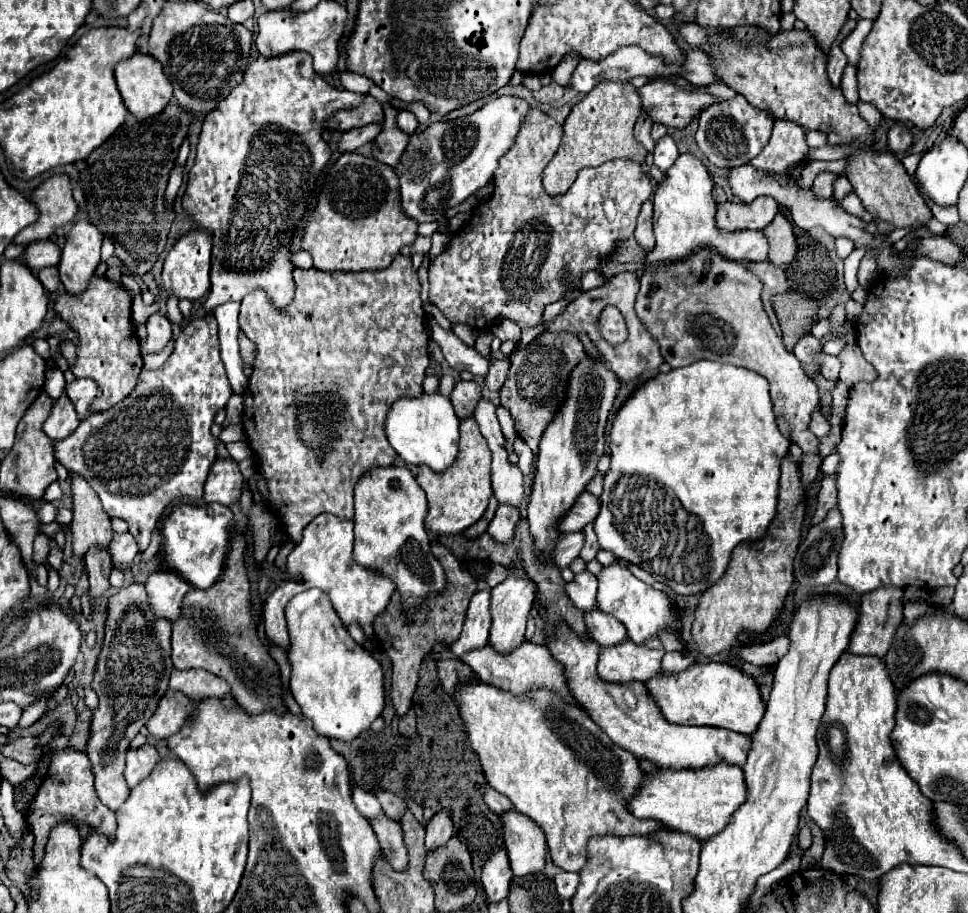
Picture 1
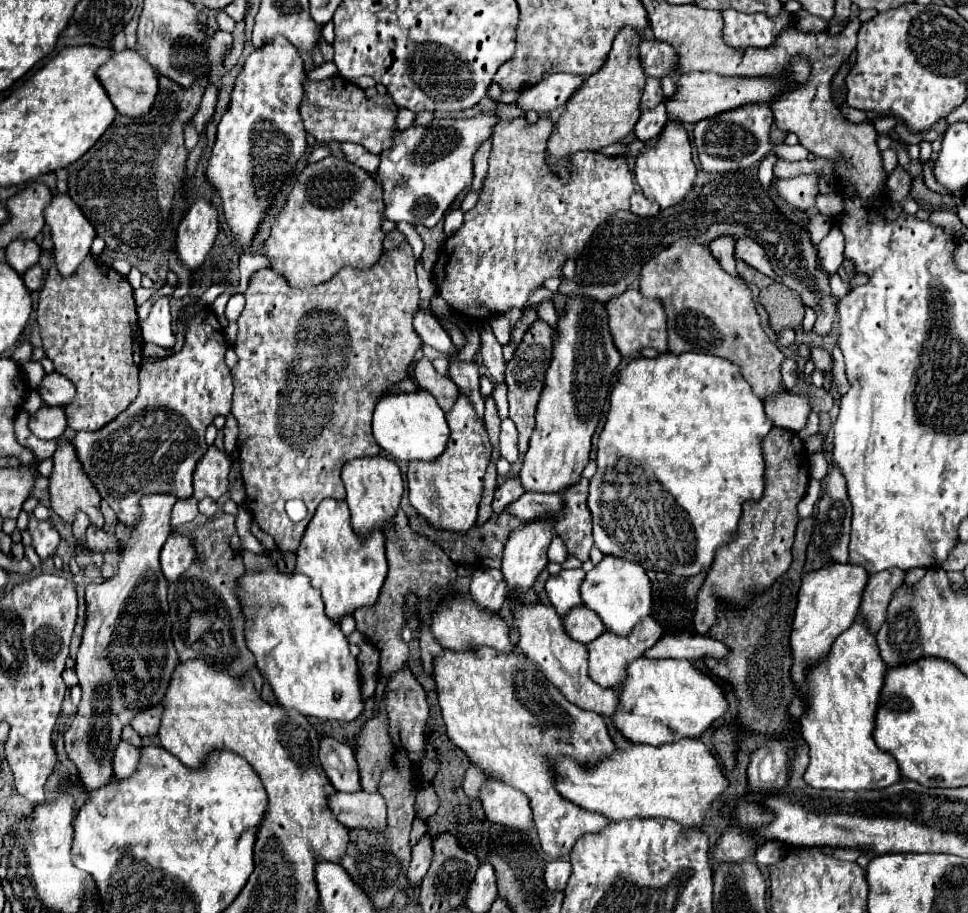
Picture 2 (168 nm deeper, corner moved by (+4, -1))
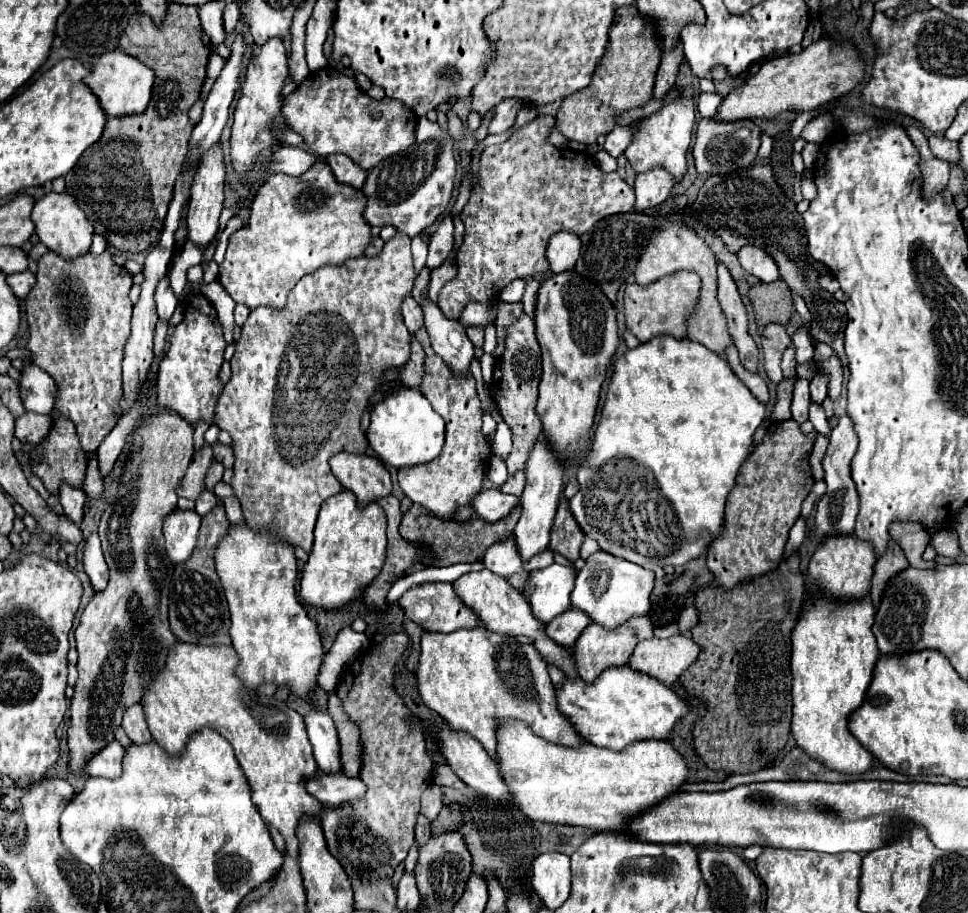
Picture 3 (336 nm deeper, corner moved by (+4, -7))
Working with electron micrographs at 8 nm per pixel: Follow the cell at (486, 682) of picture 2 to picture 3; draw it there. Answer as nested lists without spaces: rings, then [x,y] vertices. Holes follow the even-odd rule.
[[[478,627],[458,629],[450,635],[424,633],[420,647],[420,667],[416,677],[424,703],[440,713],[448,727],[466,731],[478,739],[494,761],[498,761],[496,727],[502,719],[526,721],[538,737],[556,745],[572,749],[588,745],[568,717],[558,711],[556,689],[550,681],[548,667],[530,643],[520,645],[514,637],[496,635],[486,627]]]

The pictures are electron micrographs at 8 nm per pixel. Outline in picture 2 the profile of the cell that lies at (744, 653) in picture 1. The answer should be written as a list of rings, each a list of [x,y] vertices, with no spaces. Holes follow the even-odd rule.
[[[666,633],[656,645],[644,651],[644,657],[650,659],[702,659],[702,657],[726,657],[726,645],[712,637],[696,635],[696,633]]]

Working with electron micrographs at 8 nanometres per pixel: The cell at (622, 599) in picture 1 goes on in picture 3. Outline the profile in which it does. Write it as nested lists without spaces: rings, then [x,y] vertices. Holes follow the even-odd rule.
[[[598,551],[586,561],[586,567],[578,571],[576,587],[572,591],[572,607],[590,615],[592,621],[606,629],[618,629],[626,619],[646,615],[650,611],[650,593],[654,587],[654,573],[634,565],[626,559]]]

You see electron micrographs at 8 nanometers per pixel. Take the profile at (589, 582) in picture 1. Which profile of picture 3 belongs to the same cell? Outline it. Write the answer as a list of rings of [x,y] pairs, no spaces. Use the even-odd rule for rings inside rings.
[[[556,563],[530,573],[524,595],[528,597],[534,615],[542,619],[542,623],[550,623],[556,615],[570,609],[570,593],[574,589],[574,579],[576,569]]]

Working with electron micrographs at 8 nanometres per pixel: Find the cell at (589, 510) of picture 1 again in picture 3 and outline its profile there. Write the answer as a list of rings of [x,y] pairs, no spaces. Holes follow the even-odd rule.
[[[486,489],[472,499],[472,507],[476,509],[476,515],[484,521],[496,523],[498,519],[510,515],[514,507],[520,507],[520,497],[504,495],[500,489]]]

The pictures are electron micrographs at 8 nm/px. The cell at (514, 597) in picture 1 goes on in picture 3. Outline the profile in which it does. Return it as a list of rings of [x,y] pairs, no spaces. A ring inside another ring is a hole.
[[[542,435],[538,437],[524,471],[526,471],[526,489],[520,497],[522,499],[522,515],[514,529],[514,543],[516,543],[516,551],[518,551],[520,559],[530,561],[534,555],[548,549],[550,531],[552,531],[558,499],[562,493],[562,485],[564,485],[562,483],[562,465],[554,457],[554,453],[550,453],[550,447],[542,441]]]

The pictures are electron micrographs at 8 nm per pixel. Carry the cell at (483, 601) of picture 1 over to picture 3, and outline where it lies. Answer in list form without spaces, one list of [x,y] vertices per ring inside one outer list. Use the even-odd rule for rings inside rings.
[[[510,537],[508,541],[502,543],[494,543],[486,555],[484,555],[484,569],[492,571],[494,575],[500,575],[504,579],[508,579],[510,575],[516,573],[530,573],[522,567],[518,551],[514,549],[514,539]]]

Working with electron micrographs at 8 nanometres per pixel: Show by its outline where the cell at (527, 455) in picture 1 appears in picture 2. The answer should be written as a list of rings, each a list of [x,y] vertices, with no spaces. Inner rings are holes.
[[[510,419],[502,421],[502,431],[500,431],[500,455],[508,459],[510,463],[518,461],[518,431],[516,425]]]

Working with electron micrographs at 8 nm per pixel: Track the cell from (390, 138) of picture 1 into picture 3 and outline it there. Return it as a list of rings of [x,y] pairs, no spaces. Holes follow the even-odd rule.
[[[342,153],[328,155],[326,159],[328,159],[328,165],[340,183],[348,183],[352,187],[362,189],[362,183],[366,181],[366,175],[368,175],[366,169],[358,167],[358,163],[354,163],[348,155],[342,155]]]

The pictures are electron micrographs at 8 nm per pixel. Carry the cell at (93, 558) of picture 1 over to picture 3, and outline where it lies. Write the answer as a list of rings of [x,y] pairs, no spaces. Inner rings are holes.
[[[62,485],[60,487],[60,503],[64,507],[64,513],[78,525],[82,525],[84,521],[84,503],[86,503],[86,493],[82,493],[80,489],[74,489],[70,485]]]

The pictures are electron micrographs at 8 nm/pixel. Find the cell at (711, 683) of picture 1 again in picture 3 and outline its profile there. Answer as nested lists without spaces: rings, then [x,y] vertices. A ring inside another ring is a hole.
[[[630,665],[608,667],[594,683],[584,683],[582,679],[566,679],[562,689],[556,689],[556,697],[558,709],[574,723],[582,737],[586,737],[596,747],[606,747],[612,751],[622,751],[628,745],[644,739],[668,739],[676,723],[684,719],[688,713],[692,713],[692,705],[680,695],[676,695],[672,687],[666,687],[666,683],[646,673],[630,669]]]

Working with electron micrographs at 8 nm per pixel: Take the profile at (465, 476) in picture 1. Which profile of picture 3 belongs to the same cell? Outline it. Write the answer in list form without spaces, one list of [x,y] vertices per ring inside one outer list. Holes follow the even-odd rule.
[[[438,355],[426,357],[426,375],[422,383],[424,397],[432,403],[434,411],[446,421],[446,445],[438,459],[398,471],[398,483],[402,493],[412,501],[428,509],[440,519],[454,519],[458,507],[464,507],[482,489],[486,475],[486,463],[492,455],[492,447],[482,435],[482,409],[472,375],[454,377]]]

